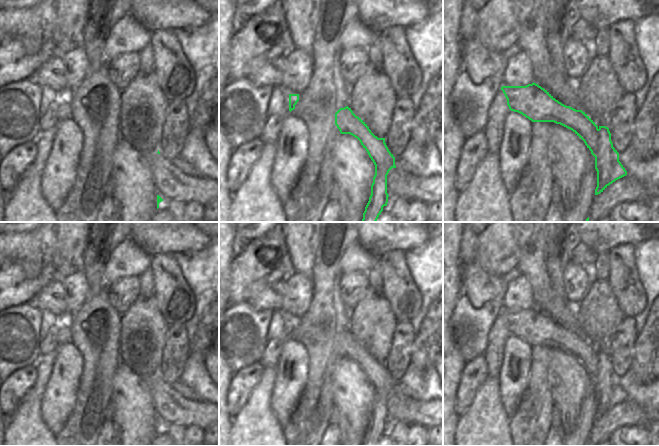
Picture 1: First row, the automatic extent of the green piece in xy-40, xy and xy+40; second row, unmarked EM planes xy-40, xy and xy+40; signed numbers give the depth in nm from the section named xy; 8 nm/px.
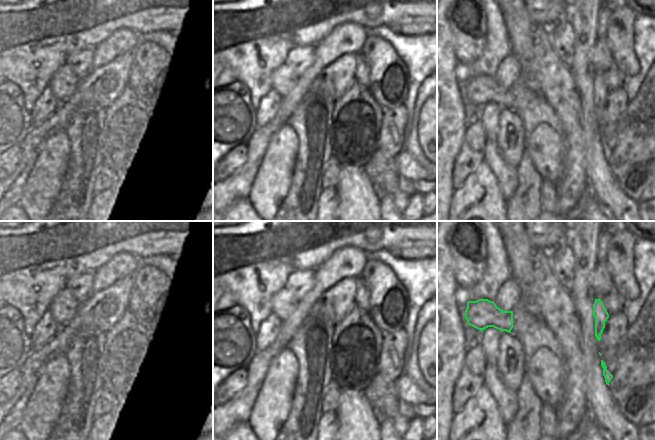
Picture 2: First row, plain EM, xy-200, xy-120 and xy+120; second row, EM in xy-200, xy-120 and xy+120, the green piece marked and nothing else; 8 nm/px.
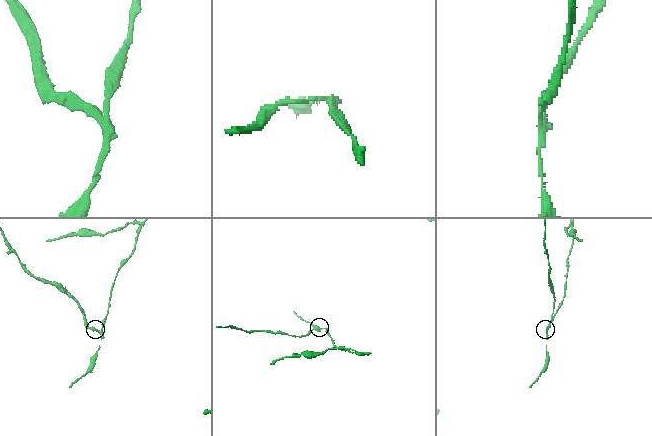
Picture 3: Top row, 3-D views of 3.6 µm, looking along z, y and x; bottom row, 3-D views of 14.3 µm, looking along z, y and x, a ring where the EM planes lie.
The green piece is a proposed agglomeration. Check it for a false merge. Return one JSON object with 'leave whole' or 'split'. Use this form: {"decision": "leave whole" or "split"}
{"decision": "split"}

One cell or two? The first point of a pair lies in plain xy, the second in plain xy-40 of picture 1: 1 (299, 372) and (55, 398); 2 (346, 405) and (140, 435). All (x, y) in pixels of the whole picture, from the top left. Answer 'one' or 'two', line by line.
1: one
2: one

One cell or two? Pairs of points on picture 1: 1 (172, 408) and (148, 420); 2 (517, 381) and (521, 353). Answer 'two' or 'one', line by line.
1: two
2: one

